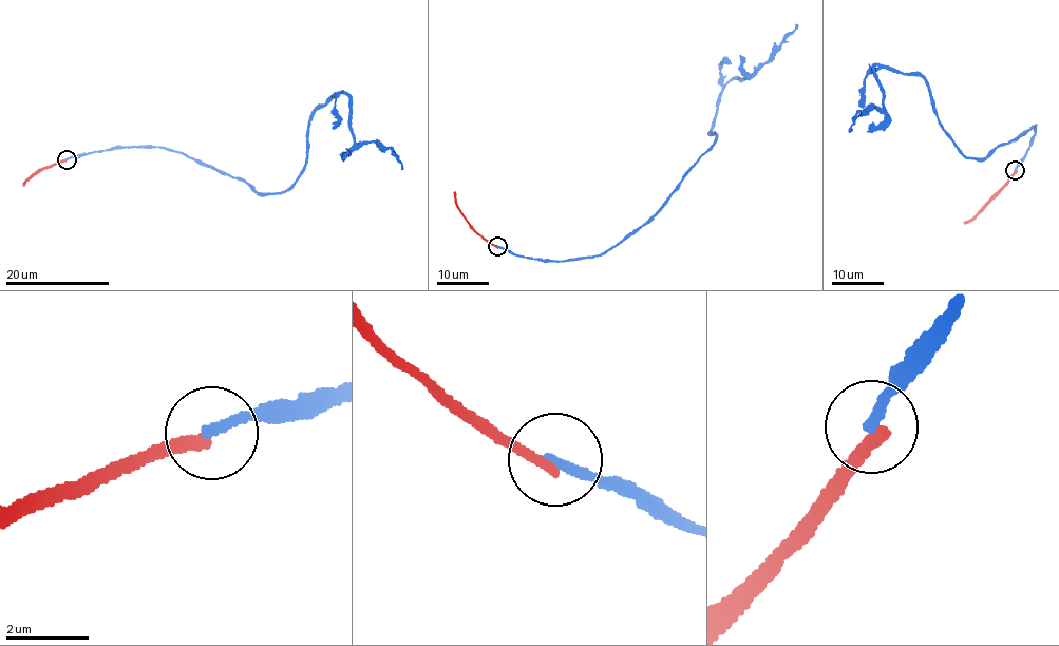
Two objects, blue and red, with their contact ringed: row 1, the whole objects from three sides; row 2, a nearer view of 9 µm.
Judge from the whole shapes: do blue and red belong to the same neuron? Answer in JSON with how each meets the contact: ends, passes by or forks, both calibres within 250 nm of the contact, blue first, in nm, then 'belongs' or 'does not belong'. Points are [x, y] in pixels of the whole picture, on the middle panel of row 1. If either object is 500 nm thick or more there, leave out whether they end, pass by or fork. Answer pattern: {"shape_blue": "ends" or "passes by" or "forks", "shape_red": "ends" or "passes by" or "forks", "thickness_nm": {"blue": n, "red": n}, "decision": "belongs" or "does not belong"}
{"shape_blue": "ends", "shape_red": "ends", "thickness_nm": {"blue": 260, "red": 260}, "decision": "does not belong"}

